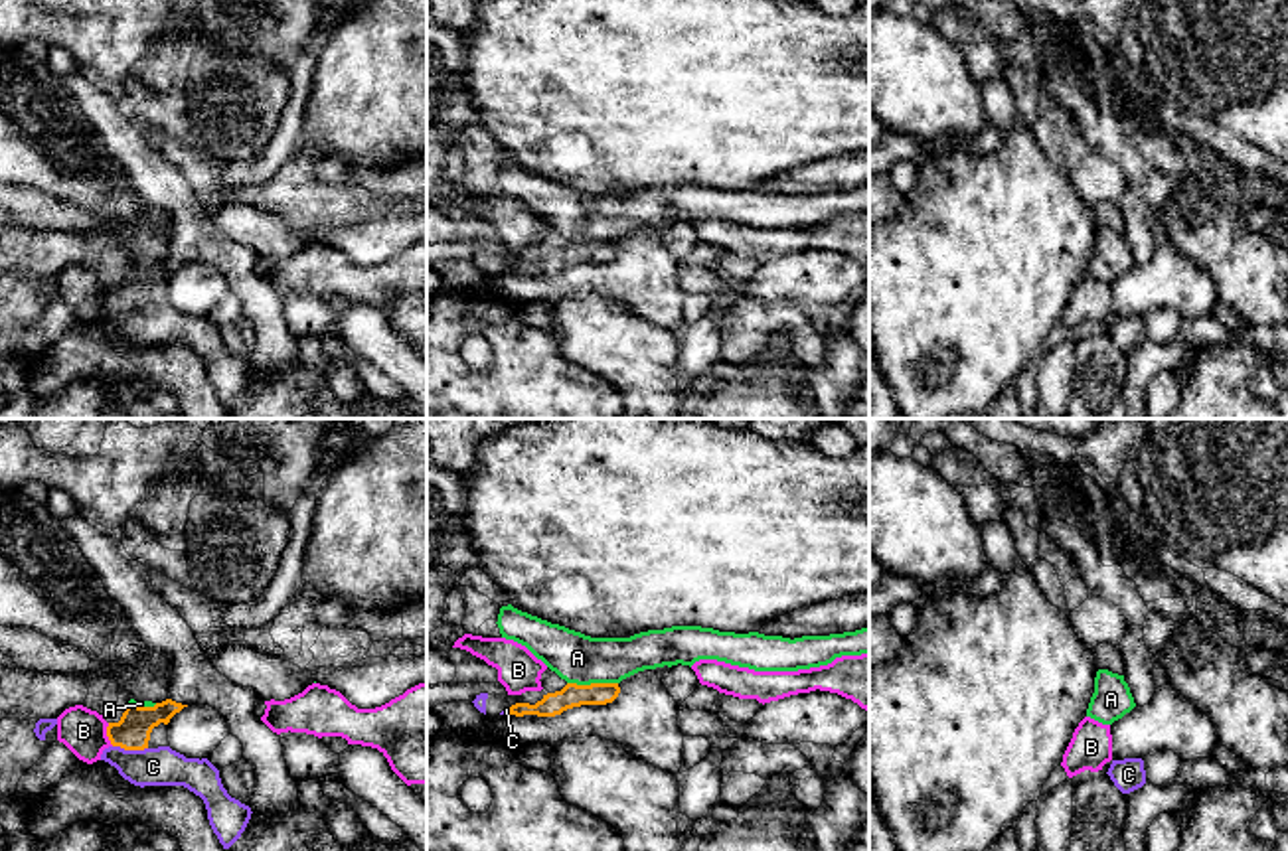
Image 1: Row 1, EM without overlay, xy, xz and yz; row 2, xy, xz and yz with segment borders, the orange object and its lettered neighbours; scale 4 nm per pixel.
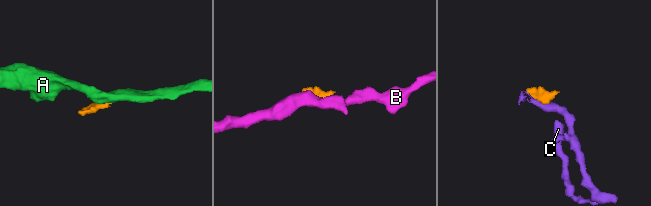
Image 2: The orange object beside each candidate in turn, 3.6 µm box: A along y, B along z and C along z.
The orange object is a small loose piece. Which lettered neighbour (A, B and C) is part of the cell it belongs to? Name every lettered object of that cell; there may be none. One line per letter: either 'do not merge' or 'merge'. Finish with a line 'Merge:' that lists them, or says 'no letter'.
A: do not merge
B: do not merge
C: do not merge
Merge: no letter

